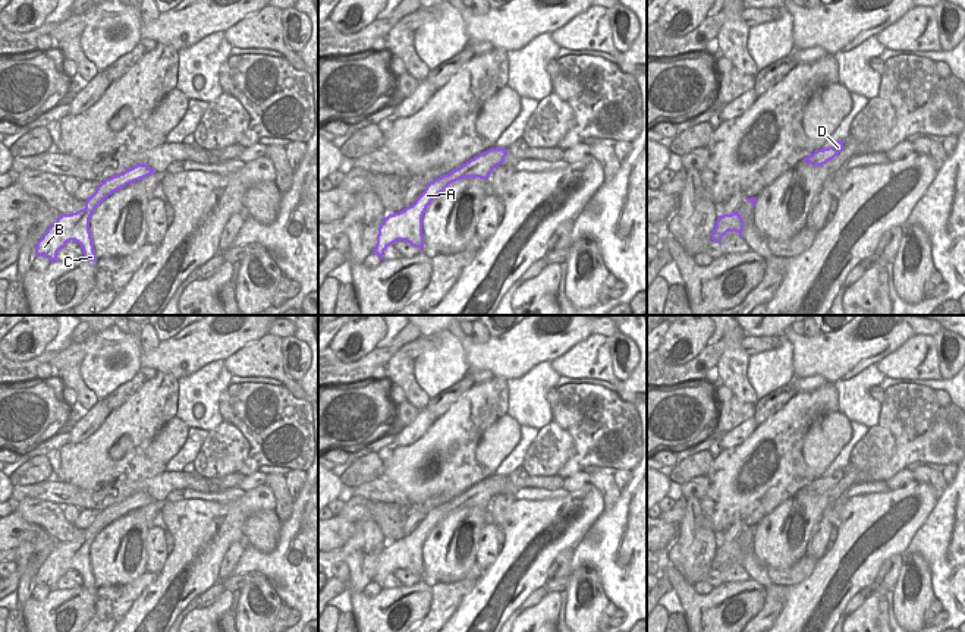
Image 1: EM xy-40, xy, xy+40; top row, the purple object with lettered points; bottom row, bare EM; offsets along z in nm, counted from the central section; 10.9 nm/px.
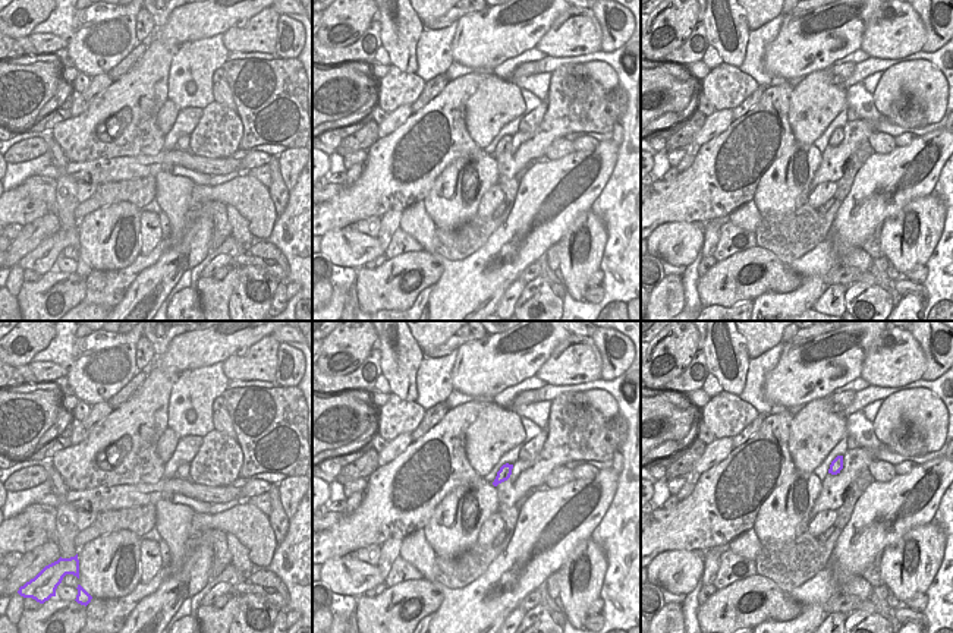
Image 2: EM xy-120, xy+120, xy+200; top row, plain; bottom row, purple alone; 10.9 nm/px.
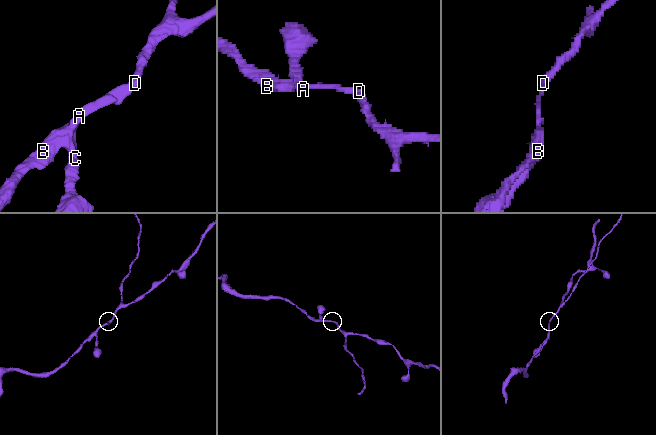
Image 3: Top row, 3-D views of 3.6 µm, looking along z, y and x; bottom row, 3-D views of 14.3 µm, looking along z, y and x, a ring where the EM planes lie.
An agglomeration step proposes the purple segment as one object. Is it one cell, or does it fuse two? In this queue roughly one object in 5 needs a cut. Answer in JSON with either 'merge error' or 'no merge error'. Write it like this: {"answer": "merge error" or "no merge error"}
{"answer": "no merge error"}

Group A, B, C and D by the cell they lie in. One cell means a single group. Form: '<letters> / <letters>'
A B C D

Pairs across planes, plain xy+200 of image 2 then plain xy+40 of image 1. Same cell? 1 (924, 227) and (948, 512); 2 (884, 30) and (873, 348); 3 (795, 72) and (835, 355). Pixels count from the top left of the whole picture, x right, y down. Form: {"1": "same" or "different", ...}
{"1": "different", "2": "different", "3": "same"}

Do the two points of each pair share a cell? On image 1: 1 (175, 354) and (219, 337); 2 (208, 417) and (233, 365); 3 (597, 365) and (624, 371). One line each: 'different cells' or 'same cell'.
1: same cell
2: different cells
3: different cells

